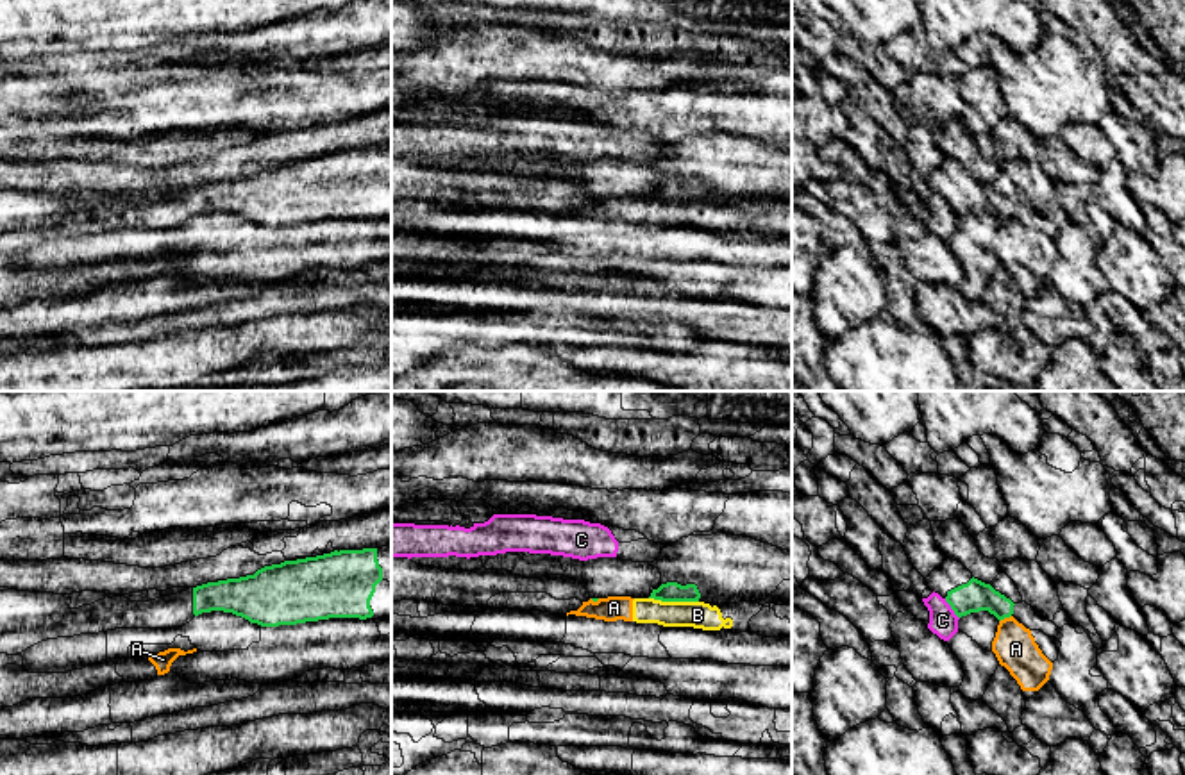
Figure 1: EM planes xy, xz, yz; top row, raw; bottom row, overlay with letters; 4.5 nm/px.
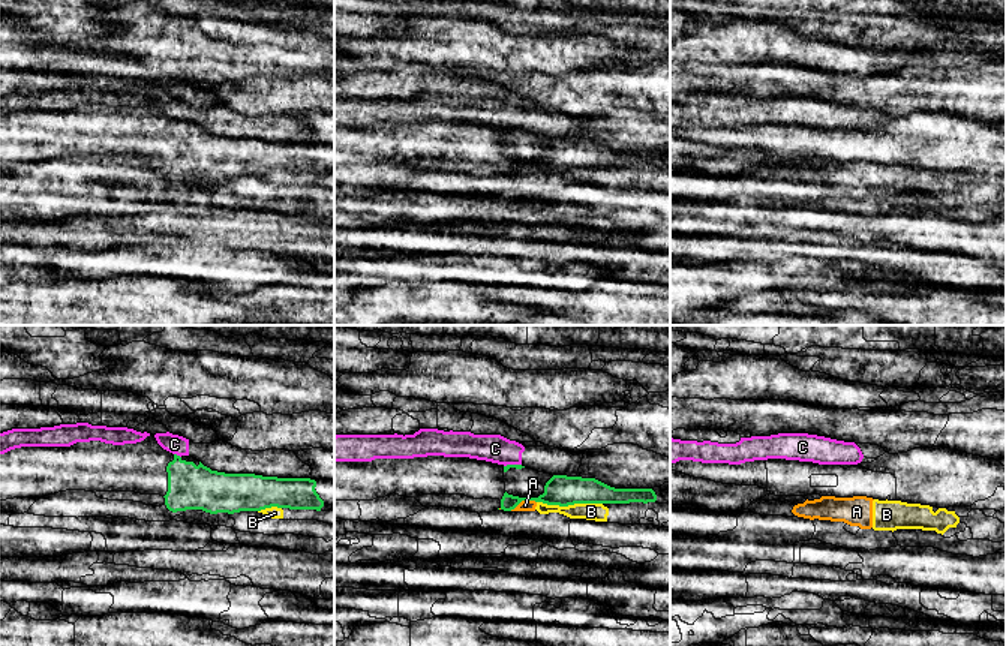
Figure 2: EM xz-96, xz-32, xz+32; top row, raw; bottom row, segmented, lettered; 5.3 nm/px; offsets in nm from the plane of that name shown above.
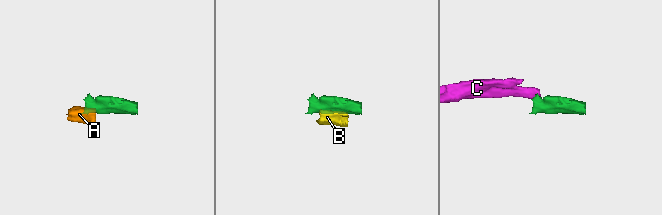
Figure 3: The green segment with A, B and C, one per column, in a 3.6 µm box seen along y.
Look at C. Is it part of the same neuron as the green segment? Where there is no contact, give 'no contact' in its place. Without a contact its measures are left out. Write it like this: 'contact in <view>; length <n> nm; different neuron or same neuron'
contact in yz; length 120 nm; different neuron

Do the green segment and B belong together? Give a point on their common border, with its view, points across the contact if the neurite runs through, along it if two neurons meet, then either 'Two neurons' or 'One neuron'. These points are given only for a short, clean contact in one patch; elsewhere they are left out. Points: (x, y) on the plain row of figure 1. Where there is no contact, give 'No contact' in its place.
Touches green at xz (674, 200). Boundary: xz (649, 197), (697, 202). Two neurons

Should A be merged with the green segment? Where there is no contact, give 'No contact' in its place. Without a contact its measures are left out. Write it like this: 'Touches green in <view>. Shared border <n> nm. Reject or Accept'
Touches green in yz. Shared border 70 nm. Reject

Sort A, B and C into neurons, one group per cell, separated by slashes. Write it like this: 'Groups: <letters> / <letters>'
Groups: A B / C

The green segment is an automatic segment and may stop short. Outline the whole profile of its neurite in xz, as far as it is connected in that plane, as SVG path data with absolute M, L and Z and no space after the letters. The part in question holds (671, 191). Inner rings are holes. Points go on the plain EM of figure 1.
M667 182L652 189L649 198L661 202L699 202L701 193L695 184L681 186L677 182Z

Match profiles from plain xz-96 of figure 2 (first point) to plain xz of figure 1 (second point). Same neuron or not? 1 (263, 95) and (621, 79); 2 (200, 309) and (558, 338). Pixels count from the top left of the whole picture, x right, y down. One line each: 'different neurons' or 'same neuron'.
1: different neurons
2: different neurons

